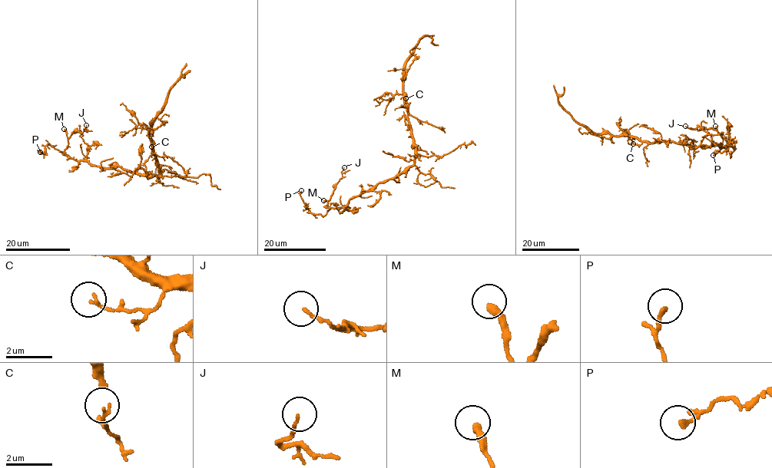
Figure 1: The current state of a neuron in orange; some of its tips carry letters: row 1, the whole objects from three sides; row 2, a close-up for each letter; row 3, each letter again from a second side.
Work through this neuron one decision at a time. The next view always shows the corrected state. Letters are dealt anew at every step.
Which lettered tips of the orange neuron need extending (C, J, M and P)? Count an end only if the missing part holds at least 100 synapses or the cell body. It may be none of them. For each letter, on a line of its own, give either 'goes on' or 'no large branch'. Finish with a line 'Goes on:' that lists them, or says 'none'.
C: no large branch
J: no large branch
M: no large branch
P: no large branch
Goes on: none

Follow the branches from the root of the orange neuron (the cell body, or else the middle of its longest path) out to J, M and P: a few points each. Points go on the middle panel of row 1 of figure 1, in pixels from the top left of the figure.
J: (416, 153), (413, 164), (394, 177), (353, 196), (345, 206), (327, 208), (325, 205), (342, 178), (344, 167)
M: (416, 153), (412, 165), (370, 189), (353, 196), (345, 206), (326, 208), (328, 202), (323, 200)
P: (416, 153), (415, 161), (402, 172), (353, 196), (345, 206), (330, 208), (324, 215), (306, 209), (301, 190)

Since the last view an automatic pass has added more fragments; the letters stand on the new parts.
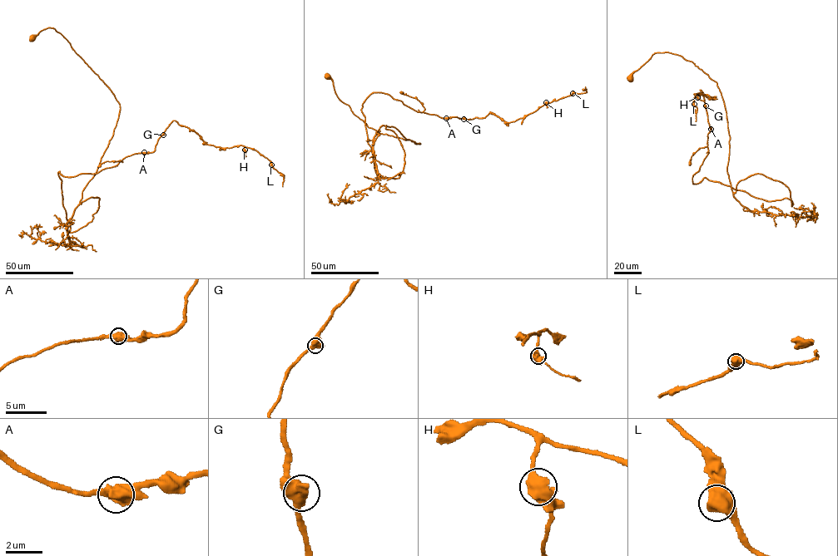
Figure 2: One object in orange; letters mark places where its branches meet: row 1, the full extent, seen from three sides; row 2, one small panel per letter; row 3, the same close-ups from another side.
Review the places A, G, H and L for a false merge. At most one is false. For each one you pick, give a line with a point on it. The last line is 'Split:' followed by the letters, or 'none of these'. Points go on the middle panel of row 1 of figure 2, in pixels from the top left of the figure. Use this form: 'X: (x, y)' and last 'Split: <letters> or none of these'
Split: none of these

